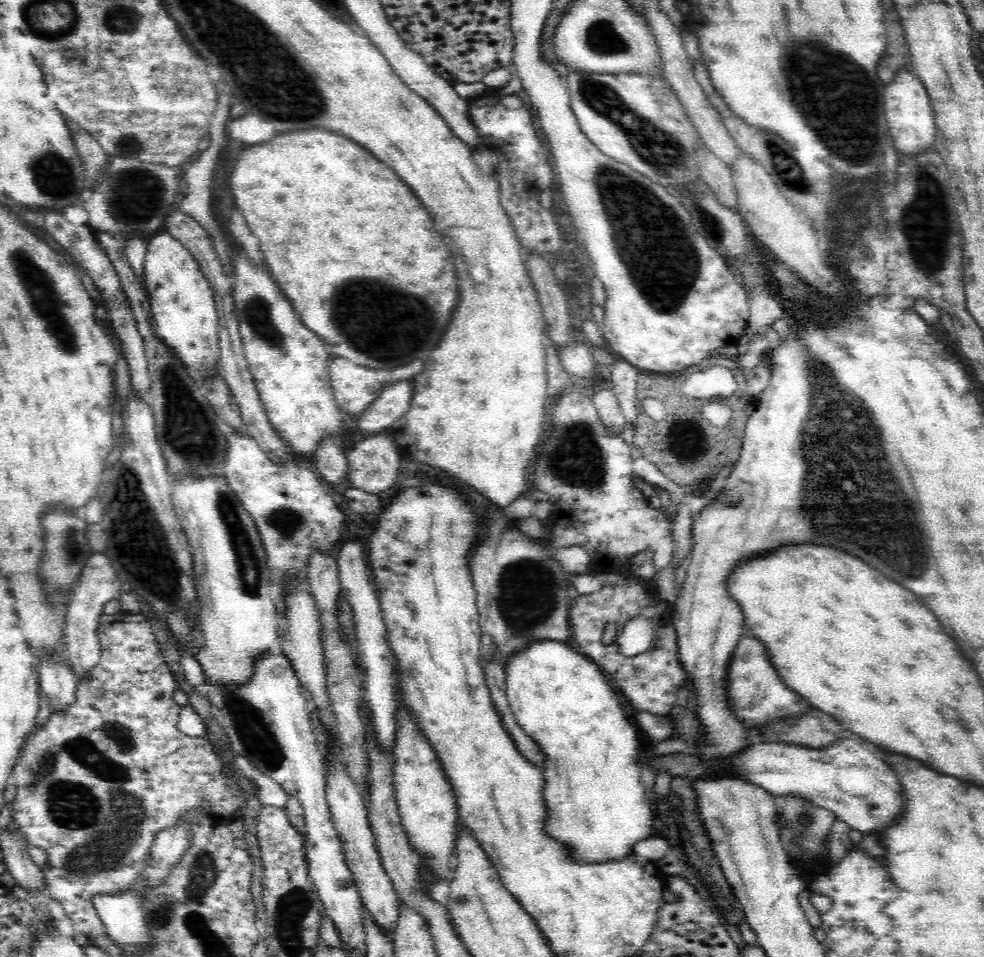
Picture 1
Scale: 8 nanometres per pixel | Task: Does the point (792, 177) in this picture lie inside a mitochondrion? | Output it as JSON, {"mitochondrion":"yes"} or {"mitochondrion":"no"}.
{"mitochondrion":"yes"}

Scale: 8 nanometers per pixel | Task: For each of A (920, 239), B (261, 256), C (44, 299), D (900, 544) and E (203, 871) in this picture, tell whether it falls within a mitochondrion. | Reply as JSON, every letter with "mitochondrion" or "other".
{"A":"mitochondrion","B":"other","C":"mitochondrion","D":"mitochondrion","E":"mitochondrion"}

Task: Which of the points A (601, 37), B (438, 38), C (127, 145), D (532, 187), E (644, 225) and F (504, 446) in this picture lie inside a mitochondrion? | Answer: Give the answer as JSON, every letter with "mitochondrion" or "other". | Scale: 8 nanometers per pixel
{"A":"mitochondrion","B":"other","C":"mitochondrion","D":"other","E":"mitochondrion","F":"other"}

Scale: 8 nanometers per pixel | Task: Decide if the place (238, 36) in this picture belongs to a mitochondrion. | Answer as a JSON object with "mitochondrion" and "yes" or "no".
{"mitochondrion":"yes"}

